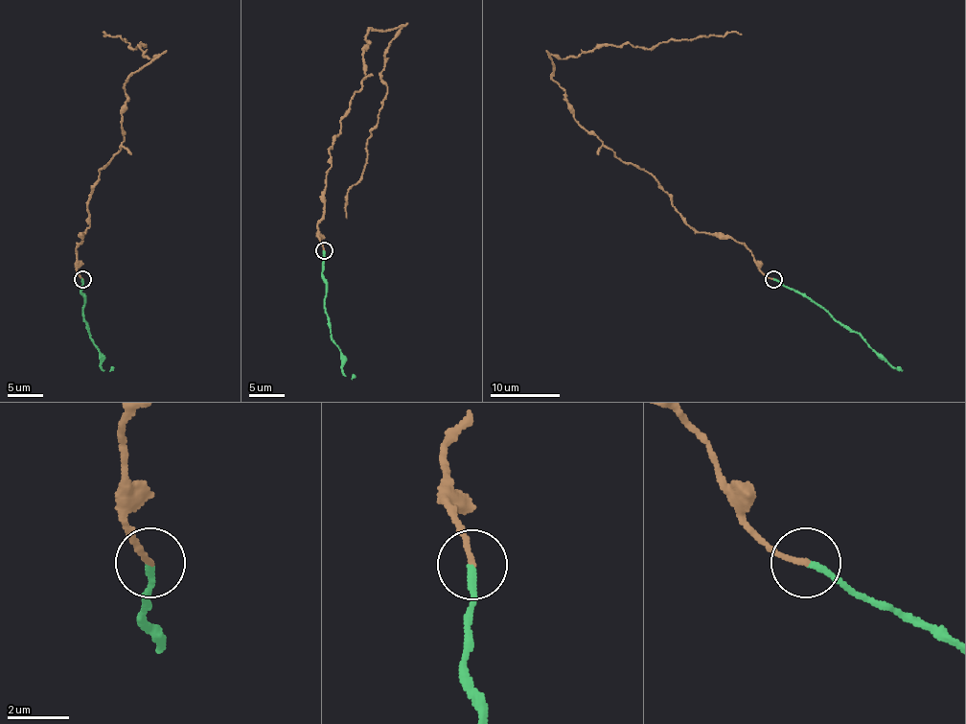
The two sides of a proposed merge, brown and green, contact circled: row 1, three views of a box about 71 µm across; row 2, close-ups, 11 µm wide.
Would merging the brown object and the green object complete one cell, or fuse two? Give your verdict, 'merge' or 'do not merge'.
do not merge

